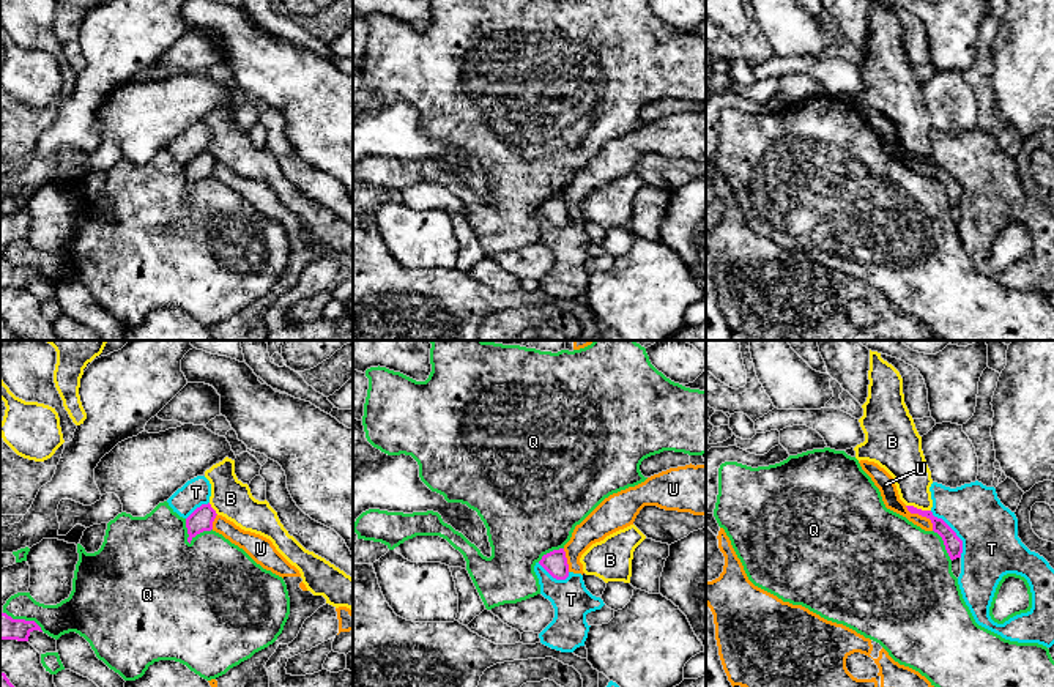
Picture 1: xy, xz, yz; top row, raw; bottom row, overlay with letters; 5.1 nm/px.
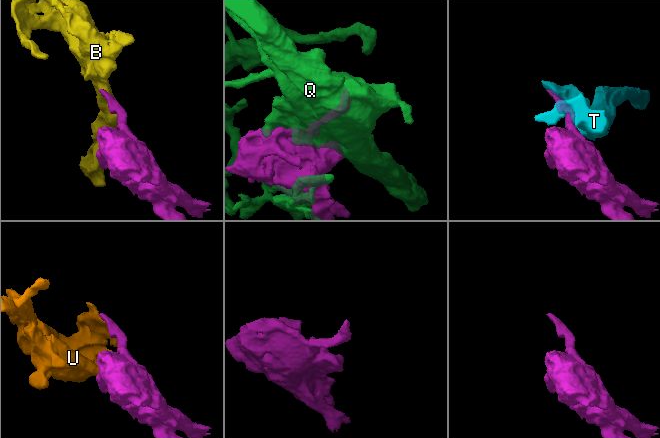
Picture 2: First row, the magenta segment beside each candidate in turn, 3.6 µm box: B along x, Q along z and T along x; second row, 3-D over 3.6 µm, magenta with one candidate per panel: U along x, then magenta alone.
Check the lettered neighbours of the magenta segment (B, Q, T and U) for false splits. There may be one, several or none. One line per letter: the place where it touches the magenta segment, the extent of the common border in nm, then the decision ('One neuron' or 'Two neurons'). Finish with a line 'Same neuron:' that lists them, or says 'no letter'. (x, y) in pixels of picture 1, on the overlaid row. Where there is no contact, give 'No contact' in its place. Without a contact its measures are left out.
B: Touches magenta at yz (919, 509). Shared border 130 nm. Two neurons
Q: Touches magenta at xy (192, 536). Shared border 160 nm. Two neurons
T: Touches magenta at yz (955, 533). Shared border 280 nm. Two neurons
U: Touches magenta at yz (922, 516). Shared border 200 nm. Two neurons
Same neuron: no letter

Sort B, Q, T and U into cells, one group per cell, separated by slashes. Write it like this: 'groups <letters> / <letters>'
groups B / Q / T / U

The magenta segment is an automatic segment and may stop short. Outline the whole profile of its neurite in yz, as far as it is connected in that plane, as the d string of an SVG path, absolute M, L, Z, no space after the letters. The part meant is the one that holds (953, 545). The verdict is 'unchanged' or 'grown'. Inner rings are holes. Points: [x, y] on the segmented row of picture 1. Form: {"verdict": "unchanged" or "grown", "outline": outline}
{"verdict": "unchanged", "outline": "M906 506L906 507L911 514L919 514L919 515L931 520L933 531L942 537L945 550L952 561L956 558L961 558L963 540L956 536L956 533L942 518L934 517L931 511L922 511L914 506Z"}

